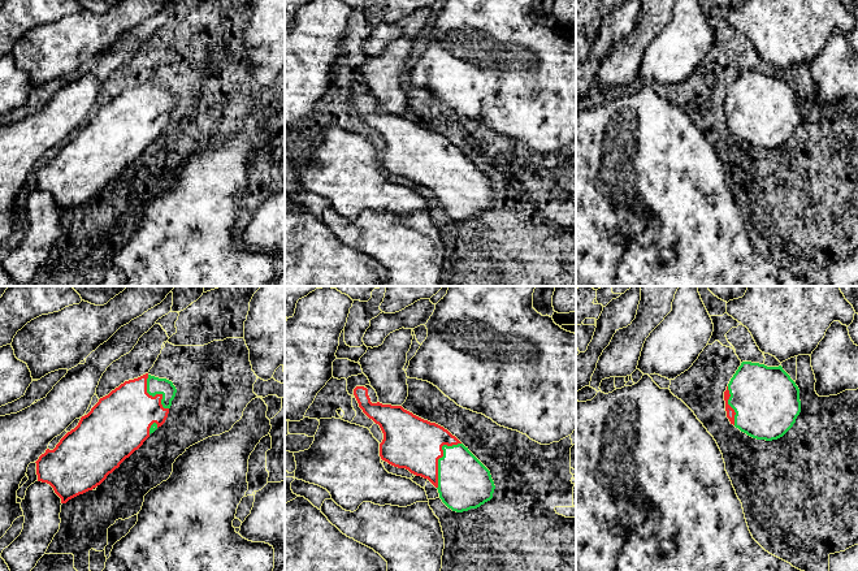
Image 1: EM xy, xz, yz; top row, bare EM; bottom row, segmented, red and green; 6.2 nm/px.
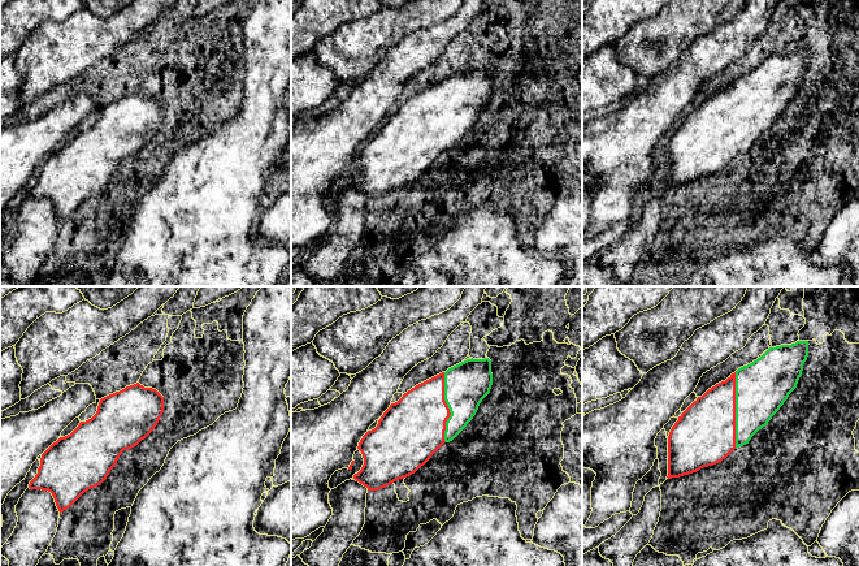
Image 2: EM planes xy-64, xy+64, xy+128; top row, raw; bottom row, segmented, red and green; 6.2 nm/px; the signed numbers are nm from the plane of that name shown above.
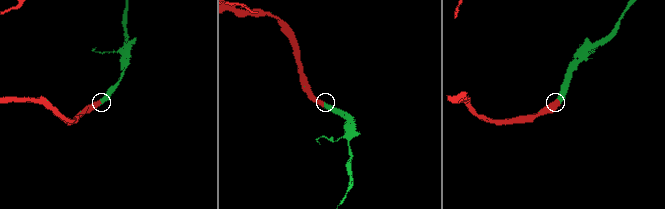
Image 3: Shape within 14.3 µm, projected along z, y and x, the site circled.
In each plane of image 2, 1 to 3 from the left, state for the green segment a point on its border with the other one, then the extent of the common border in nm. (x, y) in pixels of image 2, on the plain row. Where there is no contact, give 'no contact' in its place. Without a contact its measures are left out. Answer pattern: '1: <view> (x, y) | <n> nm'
1: no contact
2: xy+64 (447, 116) | 440 nm
3: xy+128 (734, 119) | 460 nm

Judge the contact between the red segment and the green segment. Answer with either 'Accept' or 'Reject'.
Accept

